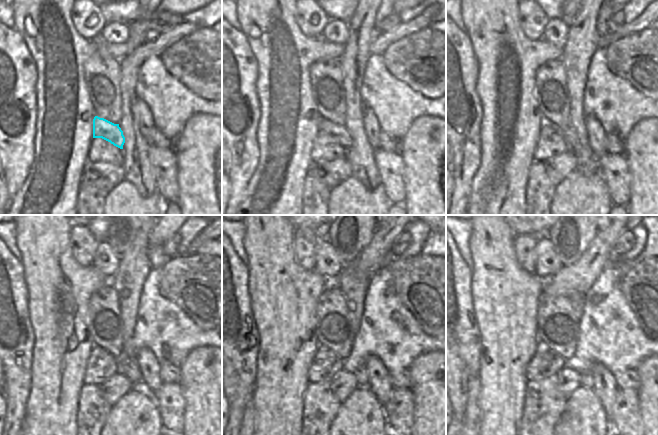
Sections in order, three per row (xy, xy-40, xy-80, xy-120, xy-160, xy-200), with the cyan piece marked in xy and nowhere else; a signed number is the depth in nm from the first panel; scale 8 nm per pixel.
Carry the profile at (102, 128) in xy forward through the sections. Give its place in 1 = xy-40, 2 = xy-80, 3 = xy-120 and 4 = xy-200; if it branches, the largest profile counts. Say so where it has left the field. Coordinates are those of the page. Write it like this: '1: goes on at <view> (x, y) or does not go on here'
1: goes on at xy-40 (339, 133)
2: goes on at xy-80 (569, 136)
3: goes on at xy-120 (127, 365)
4: goes on at xy-200 (586, 378)

